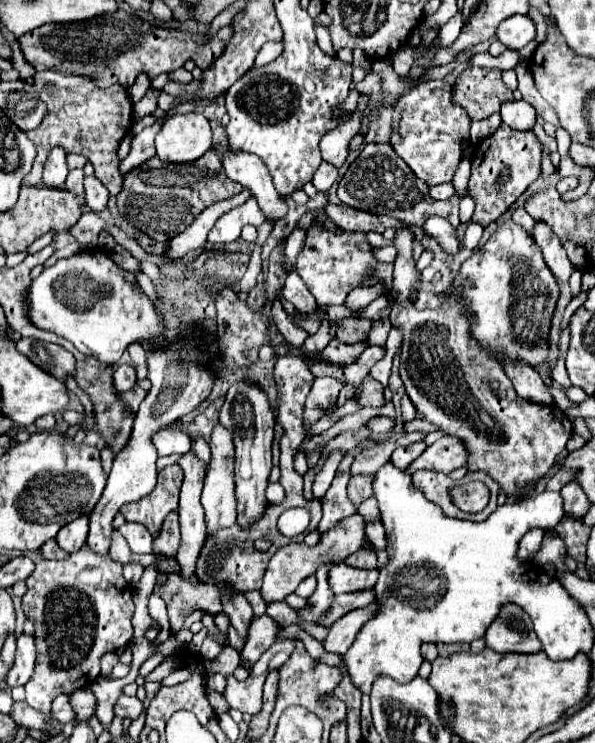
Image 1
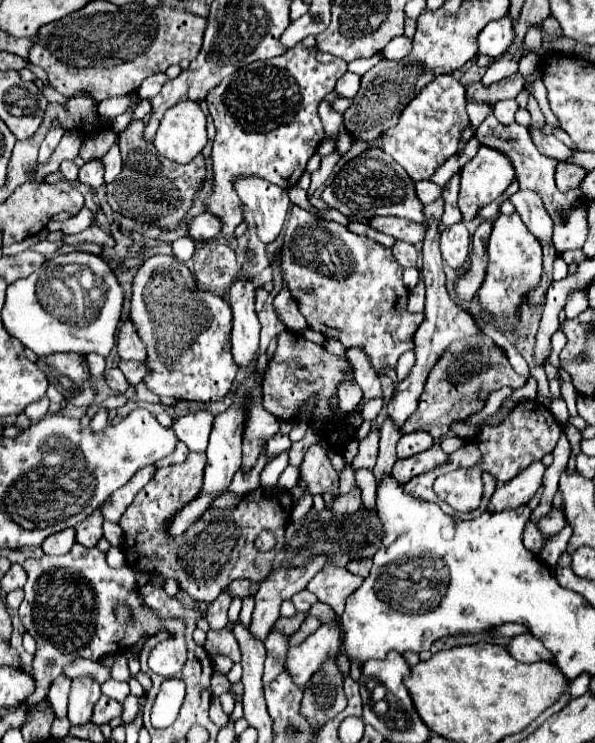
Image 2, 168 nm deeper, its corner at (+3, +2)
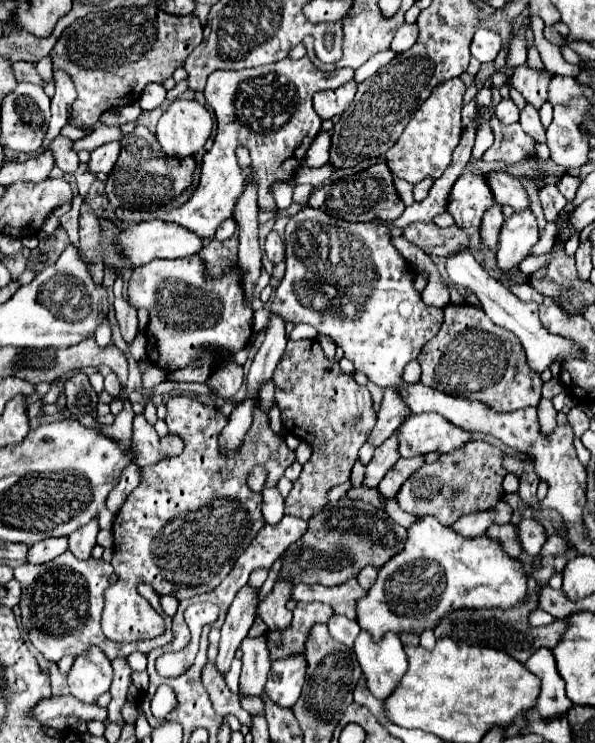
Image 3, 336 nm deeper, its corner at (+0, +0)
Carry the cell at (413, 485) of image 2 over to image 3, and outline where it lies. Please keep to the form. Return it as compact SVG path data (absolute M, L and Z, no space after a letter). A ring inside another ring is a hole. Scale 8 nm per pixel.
M468 441L466 445L462 445L462 449L458 449L454 463L448 457L452 457L452 455L444 455L438 463L428 463L424 467L420 467L402 485L396 499L404 511L408 511L416 517L434 515L440 519L440 523L452 525L462 515L494 507L496 501L504 495L504 491L498 491L498 487L502 487L502 479L506 475L506 471L502 469L502 451L498 447L494 447L486 441ZM474 471L476 471L476 475L474 475ZM456 485L462 485L464 497L452 499L450 491Z

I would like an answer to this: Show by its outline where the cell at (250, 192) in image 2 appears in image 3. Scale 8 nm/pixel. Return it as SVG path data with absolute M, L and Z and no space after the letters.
M274 229L268 233L264 249L266 249L266 255L268 255L268 259L270 259L272 263L282 261L282 257L284 257L284 243L282 243L280 235L278 235Z

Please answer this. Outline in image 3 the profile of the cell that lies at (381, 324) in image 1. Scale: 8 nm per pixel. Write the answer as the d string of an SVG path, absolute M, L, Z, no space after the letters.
M384 389L384 401L378 411L376 425L368 435L368 443L372 447L382 445L384 439L388 439L390 433L394 433L394 429L398 429L400 421L408 415L410 415L410 409L406 409L406 405L402 405L402 397L398 397L398 391Z

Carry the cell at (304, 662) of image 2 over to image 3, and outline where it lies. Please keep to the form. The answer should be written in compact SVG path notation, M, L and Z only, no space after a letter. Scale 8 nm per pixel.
M304 653L276 659L268 673L268 683L264 691L274 703L282 707L292 707L294 701L298 701L300 697L306 679L306 669L308 669L308 661Z

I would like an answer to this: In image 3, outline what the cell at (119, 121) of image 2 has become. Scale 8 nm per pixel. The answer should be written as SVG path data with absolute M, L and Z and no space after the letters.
M112 141L112 143L106 143L98 149L94 149L90 153L90 161L88 161L88 169L90 173L110 173L110 169L114 167L116 159L120 155L120 143L118 141Z

